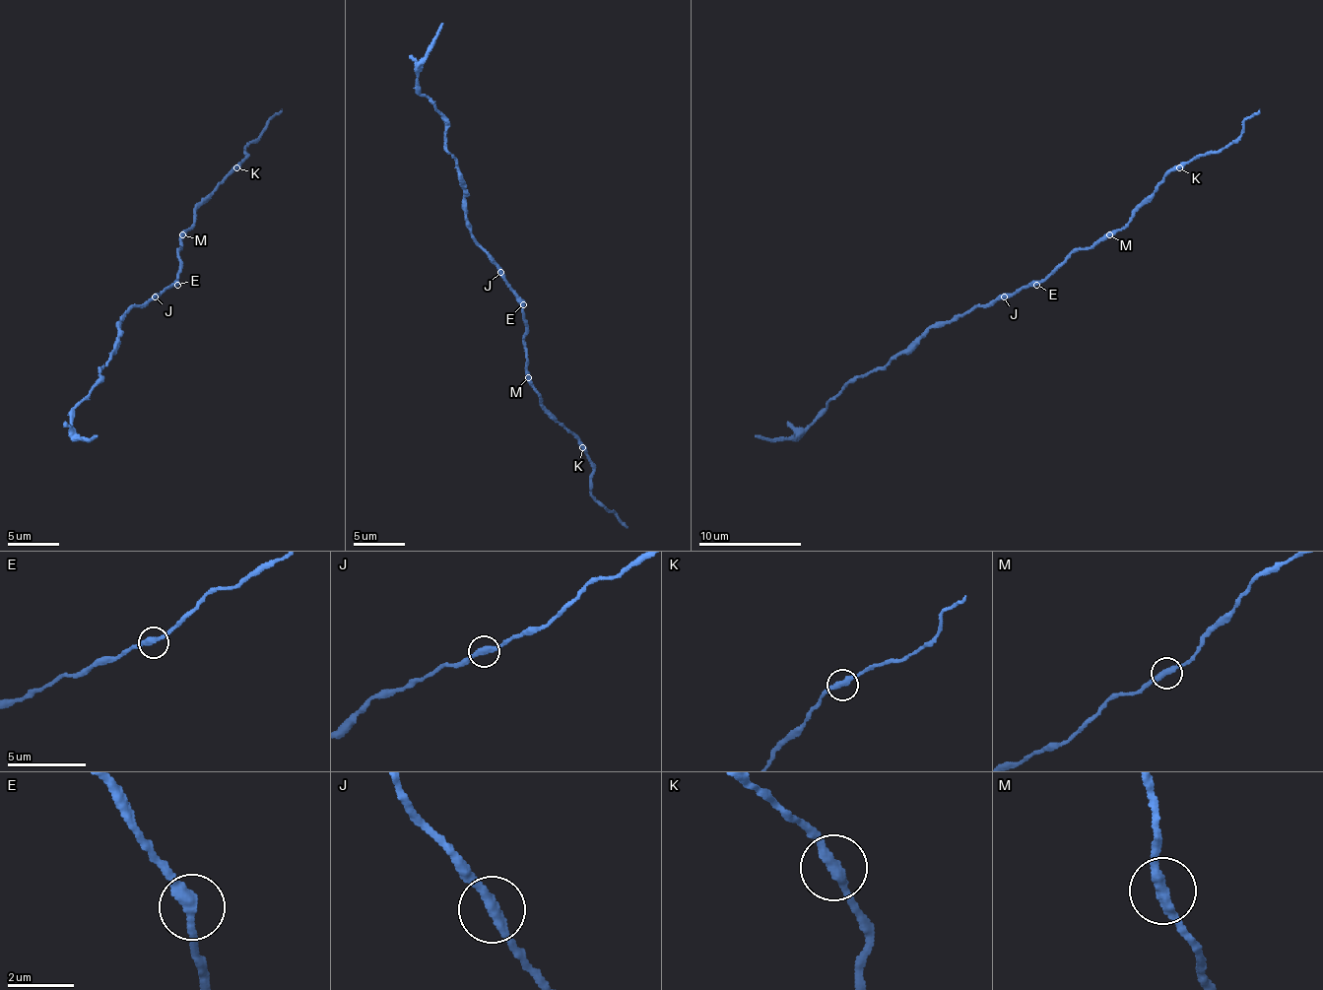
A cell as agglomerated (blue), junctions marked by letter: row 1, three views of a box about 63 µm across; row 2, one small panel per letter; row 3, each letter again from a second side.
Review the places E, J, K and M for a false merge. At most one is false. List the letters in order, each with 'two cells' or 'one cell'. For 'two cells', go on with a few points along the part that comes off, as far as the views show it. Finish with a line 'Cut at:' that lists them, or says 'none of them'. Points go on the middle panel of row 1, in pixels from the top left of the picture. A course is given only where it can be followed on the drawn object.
E: one cell
J: one cell
K: one cell
M: one cell
Cut at: none of them

